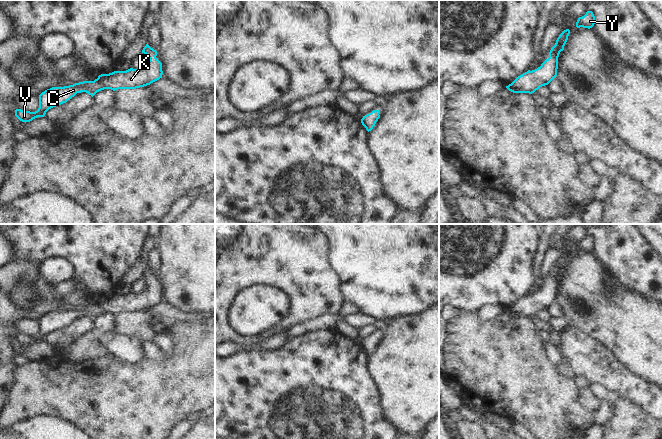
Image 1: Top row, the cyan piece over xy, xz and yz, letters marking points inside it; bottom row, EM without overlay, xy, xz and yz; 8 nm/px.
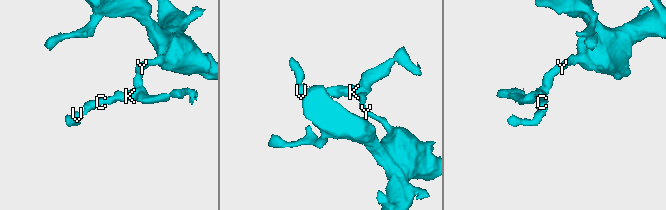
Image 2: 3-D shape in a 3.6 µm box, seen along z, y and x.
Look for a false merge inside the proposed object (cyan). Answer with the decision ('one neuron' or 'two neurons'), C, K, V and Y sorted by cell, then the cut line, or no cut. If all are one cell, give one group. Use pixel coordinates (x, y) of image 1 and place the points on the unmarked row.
one neuron | C K V Y | no cut

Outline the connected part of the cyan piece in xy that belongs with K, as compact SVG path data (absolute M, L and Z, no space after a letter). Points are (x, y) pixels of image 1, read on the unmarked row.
M148 267L142 277L146 278L149 285L138 293L130 292L126 295L114 295L101 298L94 305L83 305L64 311L52 311L39 319L39 332L35 336L15 334L15 340L22 346L30 346L37 341L44 341L46 336L58 329L66 327L77 317L86 316L92 321L99 315L111 313L136 313L150 309L162 302L162 287L156 282L157 275Z

